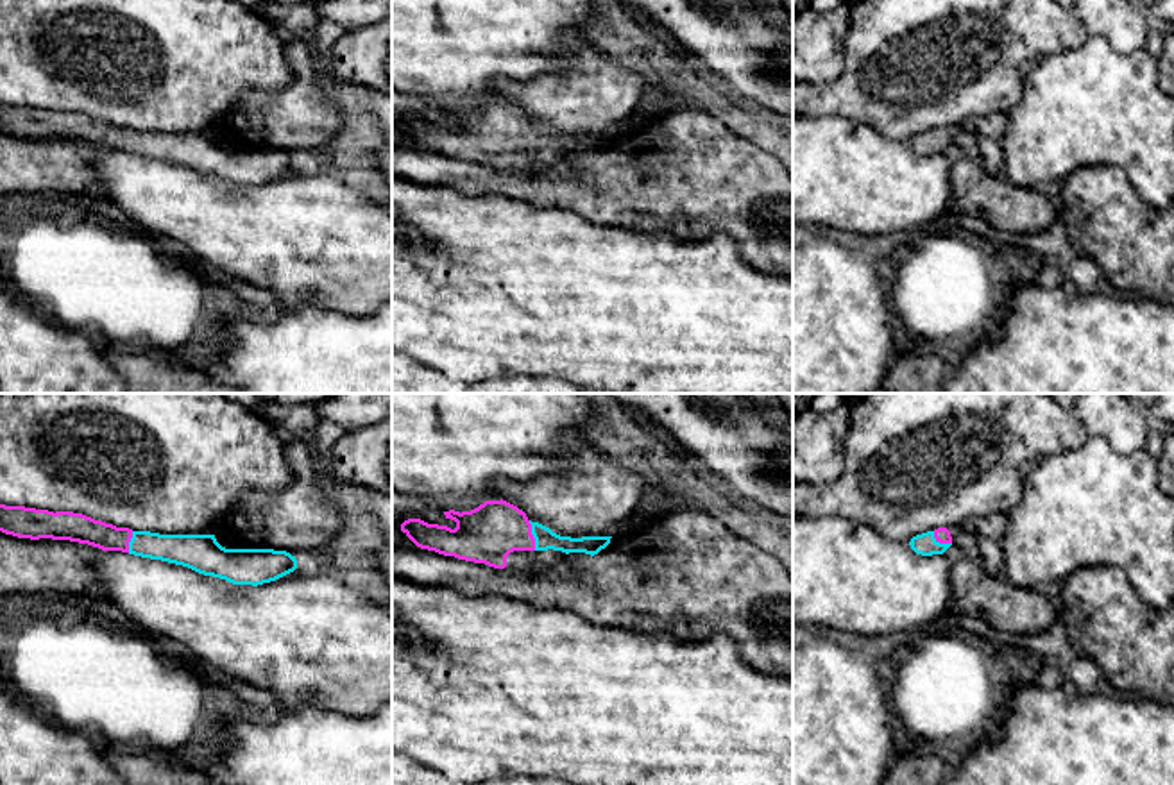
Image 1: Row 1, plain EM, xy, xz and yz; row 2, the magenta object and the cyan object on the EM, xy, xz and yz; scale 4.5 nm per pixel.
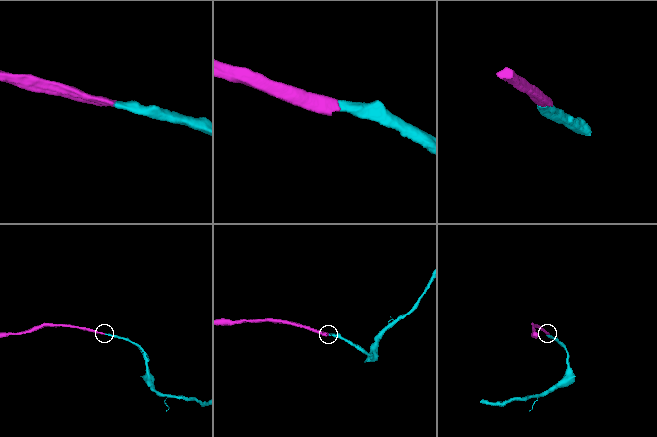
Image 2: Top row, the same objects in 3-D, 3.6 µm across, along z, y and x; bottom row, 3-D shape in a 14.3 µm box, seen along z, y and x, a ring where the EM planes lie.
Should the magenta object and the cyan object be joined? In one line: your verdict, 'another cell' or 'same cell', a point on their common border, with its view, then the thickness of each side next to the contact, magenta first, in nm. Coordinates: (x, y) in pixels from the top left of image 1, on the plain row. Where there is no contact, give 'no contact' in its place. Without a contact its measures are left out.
same cell | xz (532, 135) | 260/100 nm

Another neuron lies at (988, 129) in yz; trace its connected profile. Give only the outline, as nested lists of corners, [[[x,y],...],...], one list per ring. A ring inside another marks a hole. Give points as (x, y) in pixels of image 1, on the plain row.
[[[1006,113],[975,114],[963,125],[979,141],[981,163],[990,175],[1000,175],[1004,168]]]

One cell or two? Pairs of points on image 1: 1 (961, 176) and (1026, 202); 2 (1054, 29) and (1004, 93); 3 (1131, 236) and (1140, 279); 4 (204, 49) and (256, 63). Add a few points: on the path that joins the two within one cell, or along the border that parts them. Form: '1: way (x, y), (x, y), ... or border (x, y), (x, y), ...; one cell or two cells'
1: way (978, 192), (999, 202), (1010, 202); one cell
2: way (1037, 36), (1004, 68), (1004, 75); one cell
3: way (1139, 247), (1140, 269); one cell
4: way (217, 50), (244, 52); one cell

